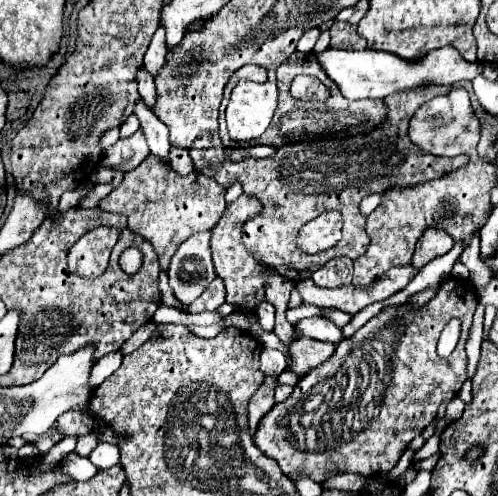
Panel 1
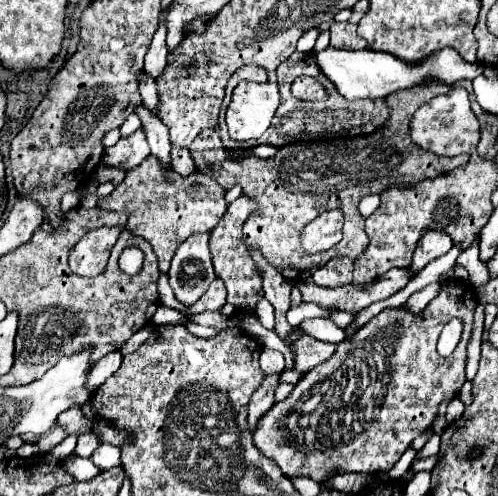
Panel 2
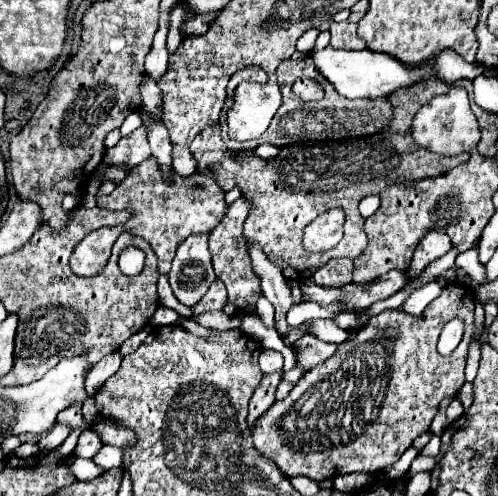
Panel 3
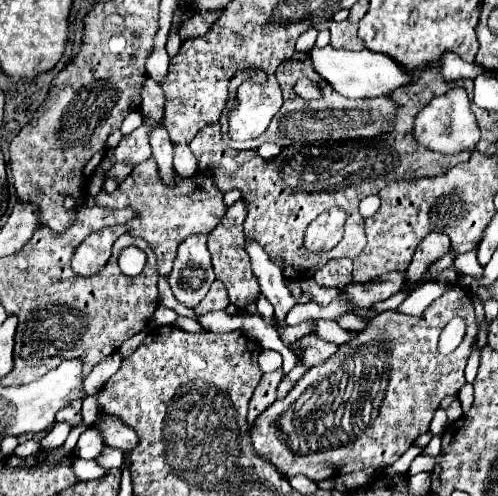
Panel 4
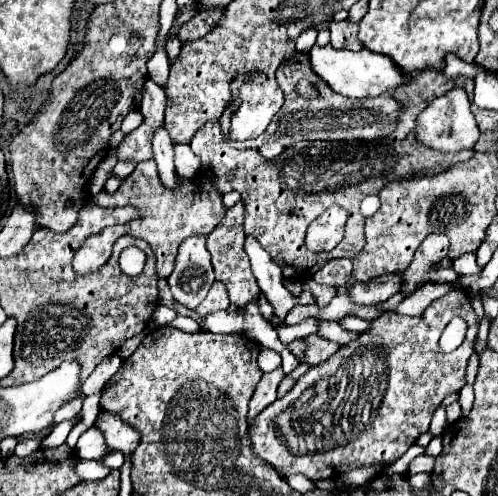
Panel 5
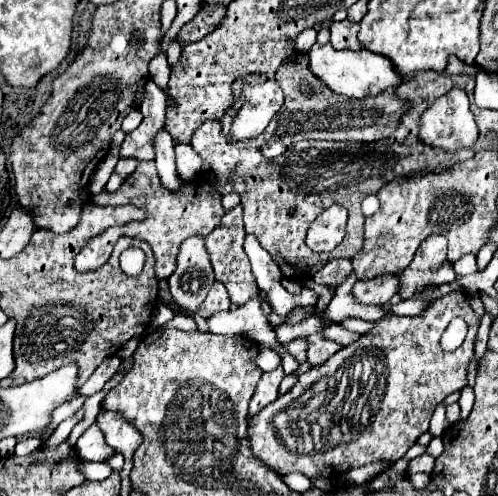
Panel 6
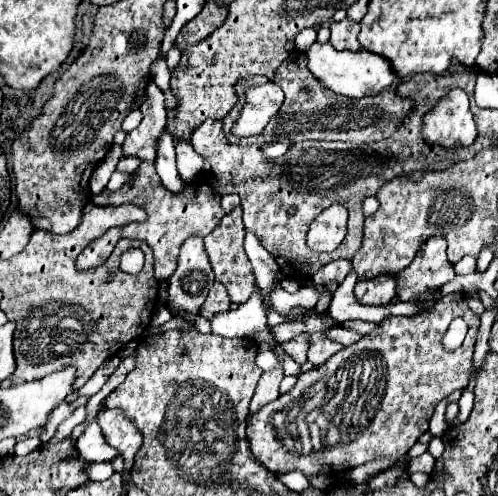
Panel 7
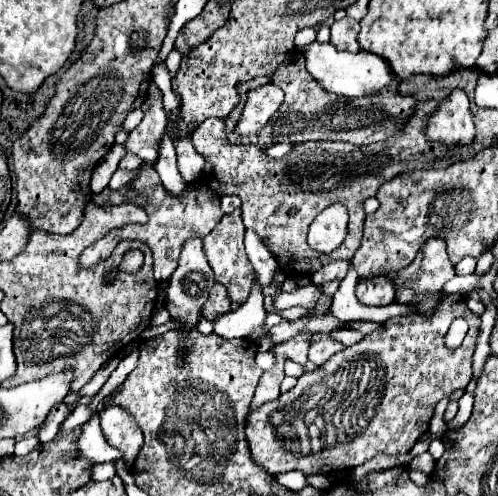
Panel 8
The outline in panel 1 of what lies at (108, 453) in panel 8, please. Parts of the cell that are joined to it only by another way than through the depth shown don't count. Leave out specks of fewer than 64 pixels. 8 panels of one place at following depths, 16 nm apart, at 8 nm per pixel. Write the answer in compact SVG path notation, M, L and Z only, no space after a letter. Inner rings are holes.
M88 432L88 434L78 436L78 444L76 444L74 452L78 452L84 458L88 458L96 446L98 446L98 436L94 432Z

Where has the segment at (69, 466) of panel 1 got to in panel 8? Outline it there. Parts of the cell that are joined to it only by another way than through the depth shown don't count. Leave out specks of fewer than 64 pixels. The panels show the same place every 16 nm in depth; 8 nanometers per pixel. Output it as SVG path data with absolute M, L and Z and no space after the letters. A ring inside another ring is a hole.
M114 462L96 464L96 468L92 468L92 480L110 480L114 474L116 474Z

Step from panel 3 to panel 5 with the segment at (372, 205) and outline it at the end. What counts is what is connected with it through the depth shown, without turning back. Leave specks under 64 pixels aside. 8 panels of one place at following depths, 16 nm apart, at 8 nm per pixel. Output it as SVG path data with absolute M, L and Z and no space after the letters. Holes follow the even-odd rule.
M366 196L366 198L362 200L362 204L360 204L360 210L362 210L362 214L364 214L366 218L372 216L378 208L380 208L380 200L378 200L378 196Z

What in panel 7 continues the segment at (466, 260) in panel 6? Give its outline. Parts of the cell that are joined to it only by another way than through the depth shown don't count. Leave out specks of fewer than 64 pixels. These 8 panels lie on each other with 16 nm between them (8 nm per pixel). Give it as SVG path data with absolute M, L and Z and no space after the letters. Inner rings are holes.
M464 256L458 264L454 264L456 274L472 274L476 272L476 258L474 256Z

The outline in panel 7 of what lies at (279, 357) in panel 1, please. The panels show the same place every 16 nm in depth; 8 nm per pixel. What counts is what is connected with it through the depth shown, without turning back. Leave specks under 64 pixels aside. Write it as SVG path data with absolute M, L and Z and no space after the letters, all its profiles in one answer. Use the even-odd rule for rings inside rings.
M272 350L260 352L260 354L256 356L256 364L258 364L262 370L272 370L272 368L276 366L276 362L278 362L278 358L276 358L276 354L274 354Z

